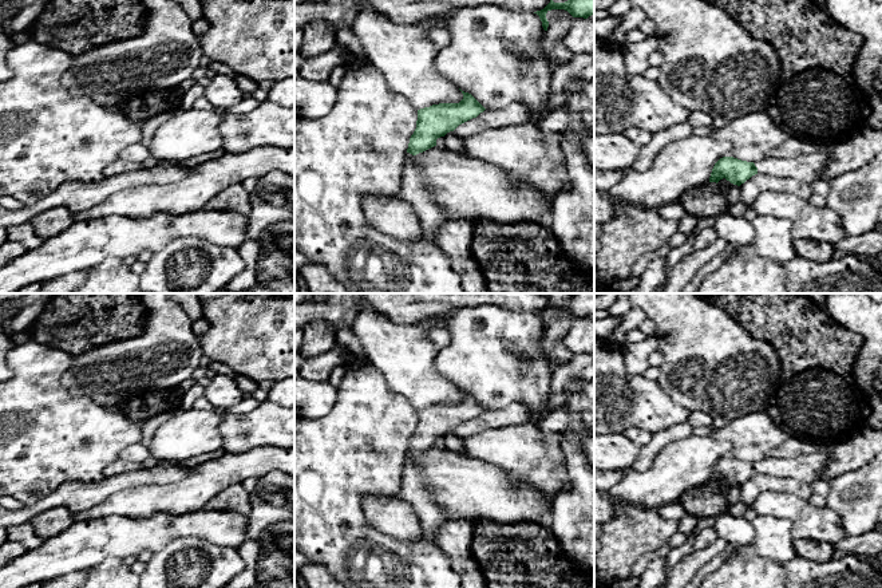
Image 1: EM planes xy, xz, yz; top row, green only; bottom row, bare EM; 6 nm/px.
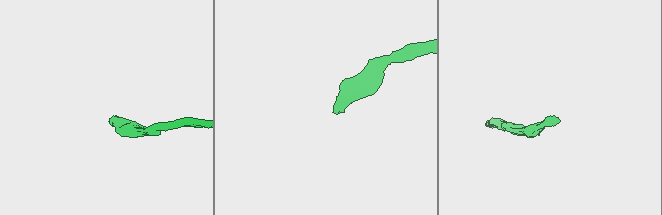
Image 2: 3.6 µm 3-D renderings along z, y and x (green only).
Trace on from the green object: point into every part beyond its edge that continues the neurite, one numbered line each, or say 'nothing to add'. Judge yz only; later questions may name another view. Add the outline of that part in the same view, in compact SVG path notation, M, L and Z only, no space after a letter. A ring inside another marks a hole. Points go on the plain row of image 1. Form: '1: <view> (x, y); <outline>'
1: yz (806, 468); M831 449L820 453L804 454L796 458L764 458L754 462L759 474L779 477L779 478L796 478L807 484L818 480L818 474L823 470L830 459Z

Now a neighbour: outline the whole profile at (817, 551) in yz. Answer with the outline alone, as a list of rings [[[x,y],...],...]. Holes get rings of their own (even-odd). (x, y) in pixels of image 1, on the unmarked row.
[[[811,538],[795,540],[796,556],[810,559],[818,563],[826,563],[832,559],[835,546]]]

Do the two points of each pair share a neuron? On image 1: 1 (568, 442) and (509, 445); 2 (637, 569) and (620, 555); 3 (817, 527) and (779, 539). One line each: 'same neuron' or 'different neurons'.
1: different neurons
2: different neurons
3: different neurons

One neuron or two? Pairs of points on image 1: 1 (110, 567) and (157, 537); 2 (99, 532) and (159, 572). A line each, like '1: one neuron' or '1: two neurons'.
1: two neurons
2: two neurons

